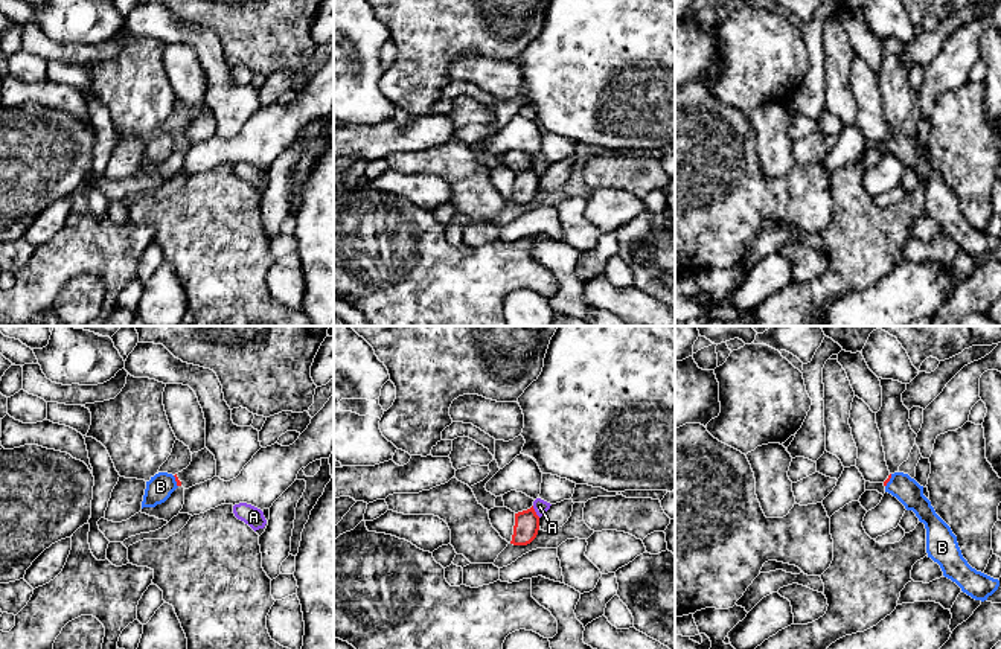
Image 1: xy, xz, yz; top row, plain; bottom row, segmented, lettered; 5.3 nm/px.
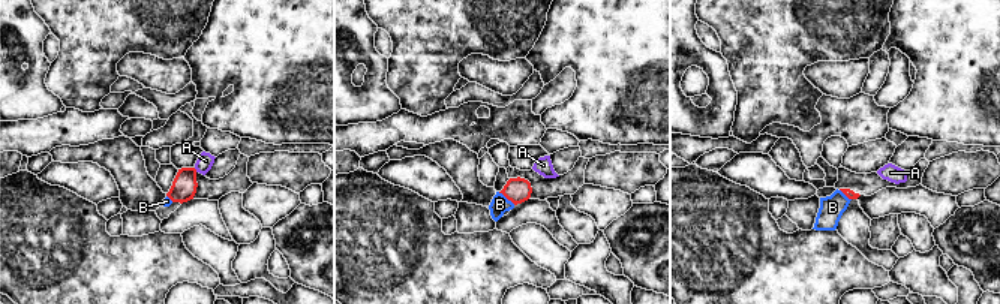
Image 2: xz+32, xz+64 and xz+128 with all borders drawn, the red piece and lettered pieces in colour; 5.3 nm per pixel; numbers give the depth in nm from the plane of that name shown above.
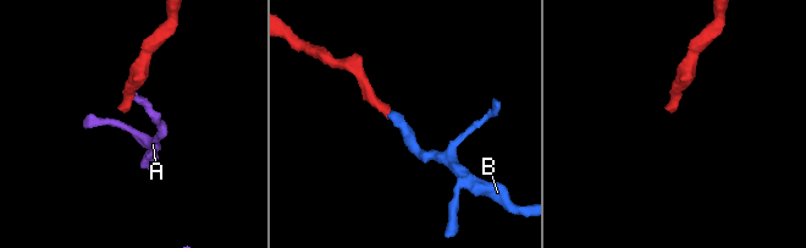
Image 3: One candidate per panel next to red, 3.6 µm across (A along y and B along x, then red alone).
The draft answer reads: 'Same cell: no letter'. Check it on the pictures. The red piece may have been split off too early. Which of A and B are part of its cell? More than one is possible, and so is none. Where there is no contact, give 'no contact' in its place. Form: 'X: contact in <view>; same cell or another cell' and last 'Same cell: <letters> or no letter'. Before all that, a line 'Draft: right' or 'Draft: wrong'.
Draft: wrong
A: contact in xz; another cell
B: contact in yz; same cell
Same cell: B

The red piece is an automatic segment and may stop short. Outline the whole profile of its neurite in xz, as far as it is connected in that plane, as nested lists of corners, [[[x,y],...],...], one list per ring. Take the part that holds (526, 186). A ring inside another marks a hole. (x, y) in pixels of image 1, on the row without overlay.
[[[533,165],[527,169],[515,172],[515,184],[510,203],[527,204],[530,203],[539,189],[539,175]]]

